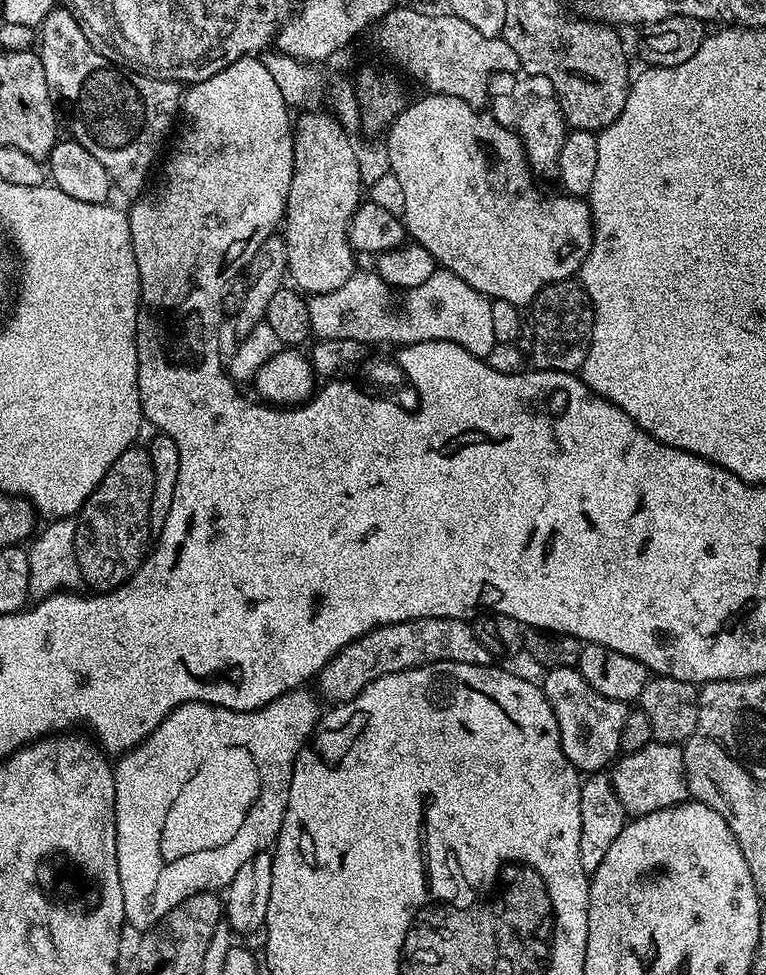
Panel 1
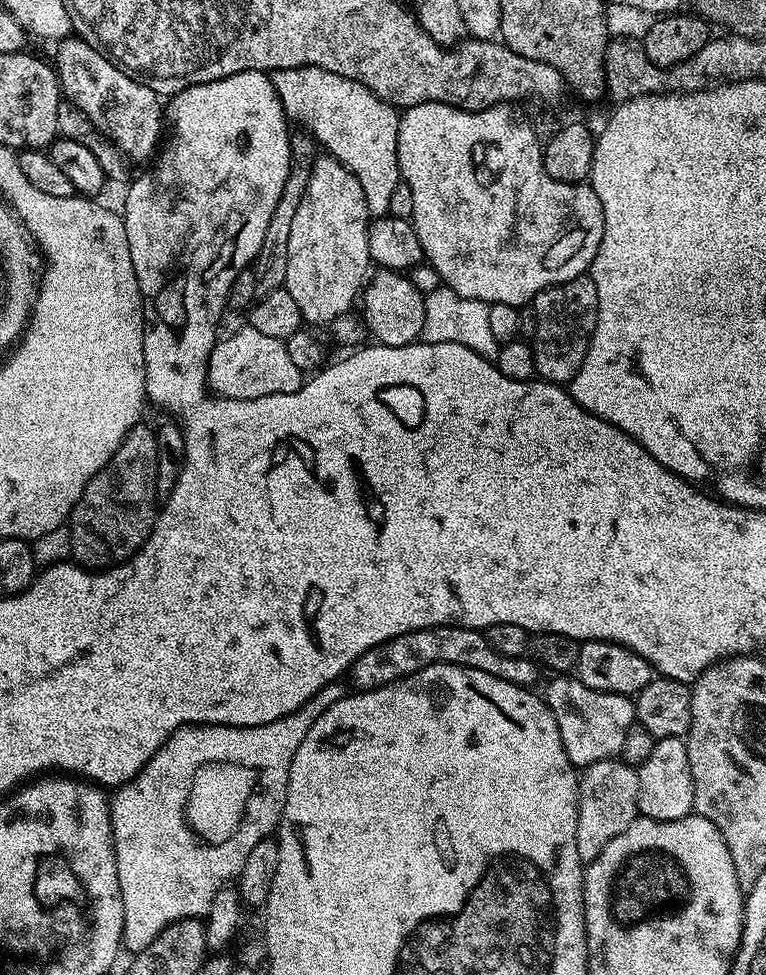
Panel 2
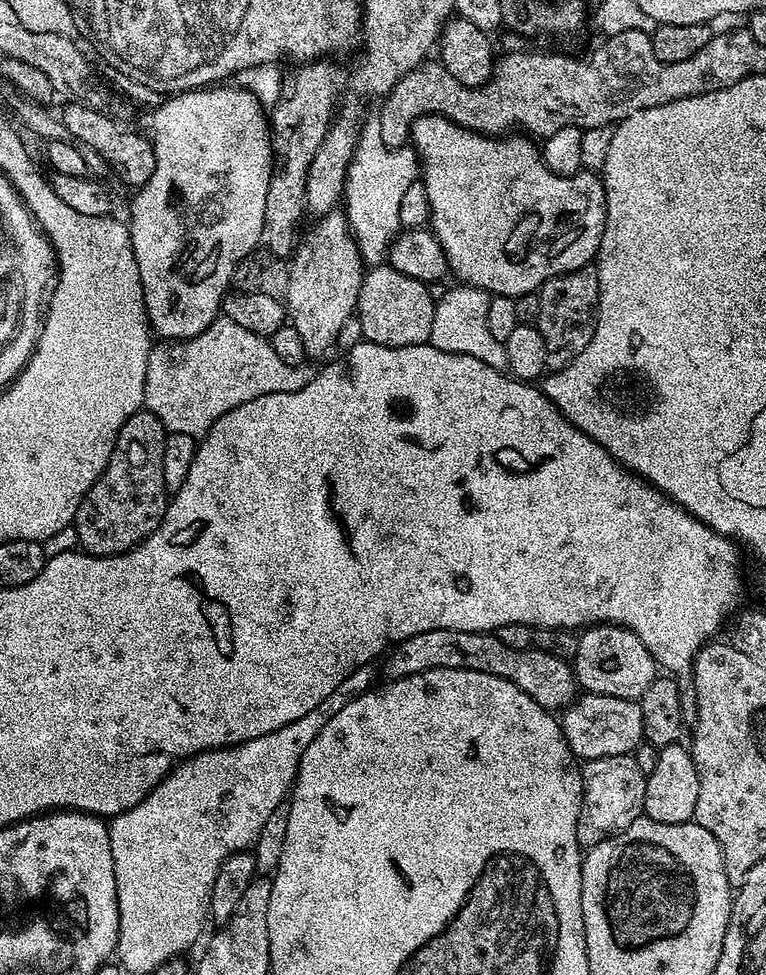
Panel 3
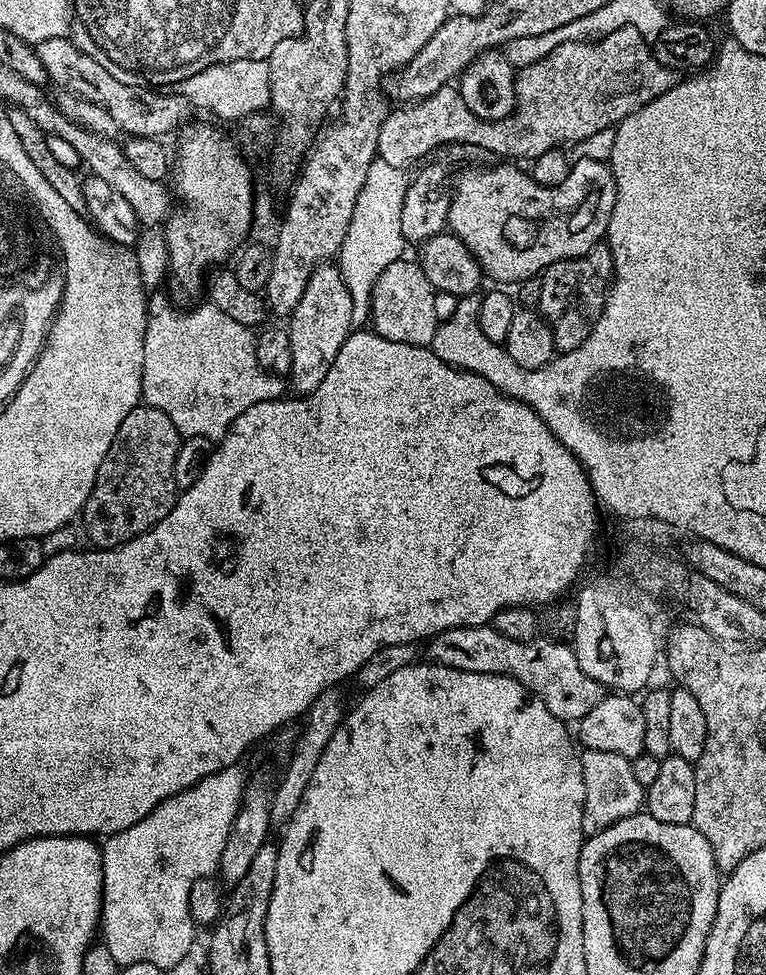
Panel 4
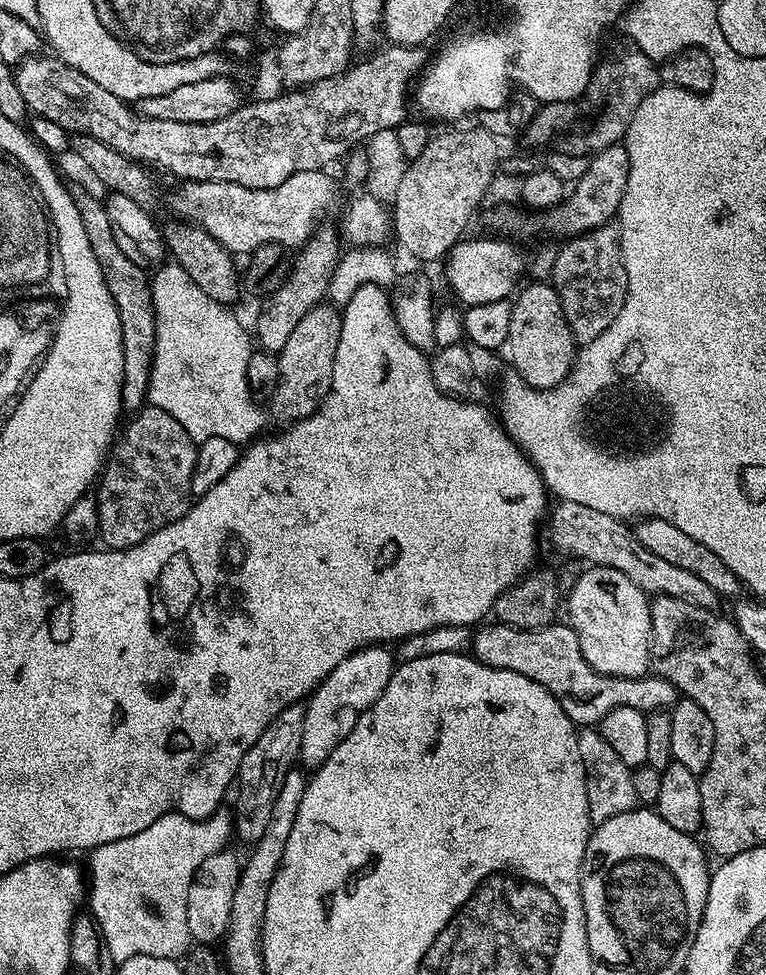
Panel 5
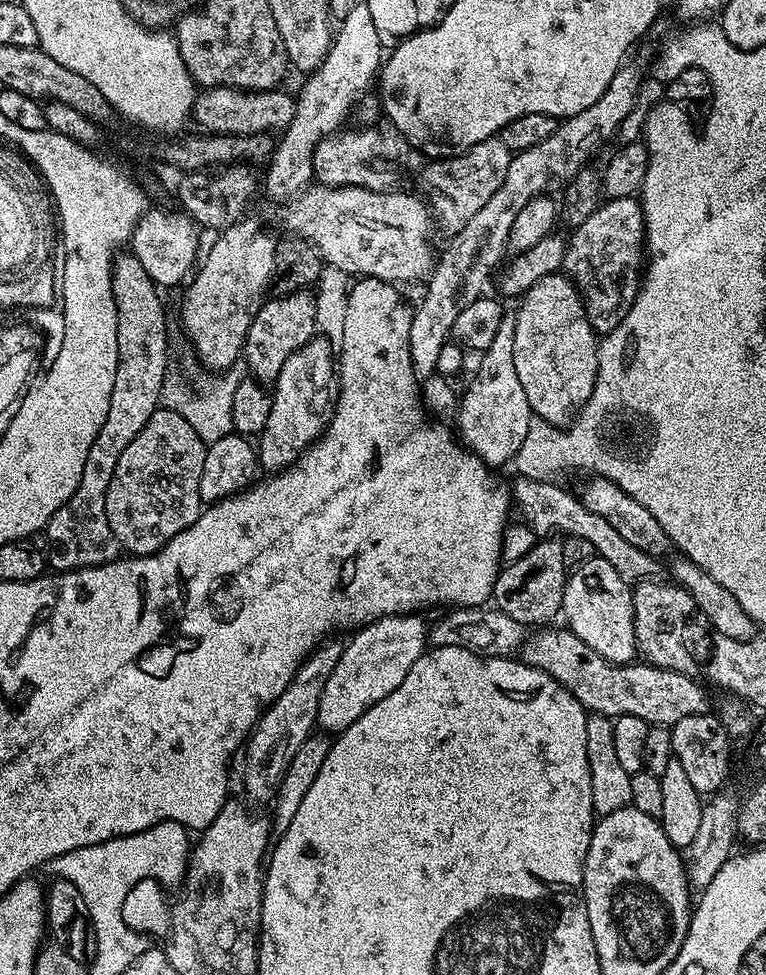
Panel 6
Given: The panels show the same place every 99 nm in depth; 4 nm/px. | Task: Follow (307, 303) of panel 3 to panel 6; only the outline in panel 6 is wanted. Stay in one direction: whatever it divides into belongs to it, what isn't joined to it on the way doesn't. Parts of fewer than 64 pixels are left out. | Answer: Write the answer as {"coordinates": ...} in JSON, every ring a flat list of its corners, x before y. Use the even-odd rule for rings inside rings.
{"coordinates":[[317,334,286,358,274,382,270,418,258,437,259,467,269,473,289,468,328,427,338,397,338,360,327,337]]}

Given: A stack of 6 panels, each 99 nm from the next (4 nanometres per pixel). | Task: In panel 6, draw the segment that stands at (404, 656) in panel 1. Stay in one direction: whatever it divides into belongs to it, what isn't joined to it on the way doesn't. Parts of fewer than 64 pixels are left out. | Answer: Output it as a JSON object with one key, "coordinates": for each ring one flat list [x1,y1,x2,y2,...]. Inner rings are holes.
{"coordinates":[[548,626,527,637,518,649,519,659,532,668,550,674,578,702,584,711,598,716,615,718,633,716,642,718,650,726,654,724,673,725,690,714,709,711,708,696,699,684,699,679,687,676,685,672,675,672,659,668,647,662,612,664,602,654,590,650,582,638,569,632,567,627]]}

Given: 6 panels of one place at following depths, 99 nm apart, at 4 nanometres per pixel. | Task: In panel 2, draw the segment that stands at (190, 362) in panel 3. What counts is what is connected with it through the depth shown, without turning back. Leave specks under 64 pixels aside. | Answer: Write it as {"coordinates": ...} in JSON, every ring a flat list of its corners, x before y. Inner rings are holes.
{"coordinates":[[244,326,225,339,219,339,208,359,206,382,209,389,229,400,253,400,266,394,296,393,303,381,304,373,291,361,284,341,271,338,251,326]]}

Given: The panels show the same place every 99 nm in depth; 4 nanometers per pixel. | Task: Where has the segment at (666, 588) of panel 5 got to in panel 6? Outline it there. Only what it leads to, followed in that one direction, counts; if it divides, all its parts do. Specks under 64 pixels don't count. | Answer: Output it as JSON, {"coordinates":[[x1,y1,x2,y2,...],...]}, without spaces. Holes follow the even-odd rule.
{"coordinates":[[517,480,517,484,513,483,510,488,511,499,515,507,516,504,520,507,525,522,537,532,537,537,552,538,559,534,564,538,586,538,595,555,610,562,610,566,614,566,614,570,618,570,618,574,622,574,622,578,629,582,639,582,657,575,657,557,647,556,642,550,638,550,638,546,630,546,630,542,619,536,618,530,614,530,614,526,610,526,606,518,600,517,599,514,590,514,590,510,586,510,575,491,567,492,566,489,559,488,559,483,551,480]]}

